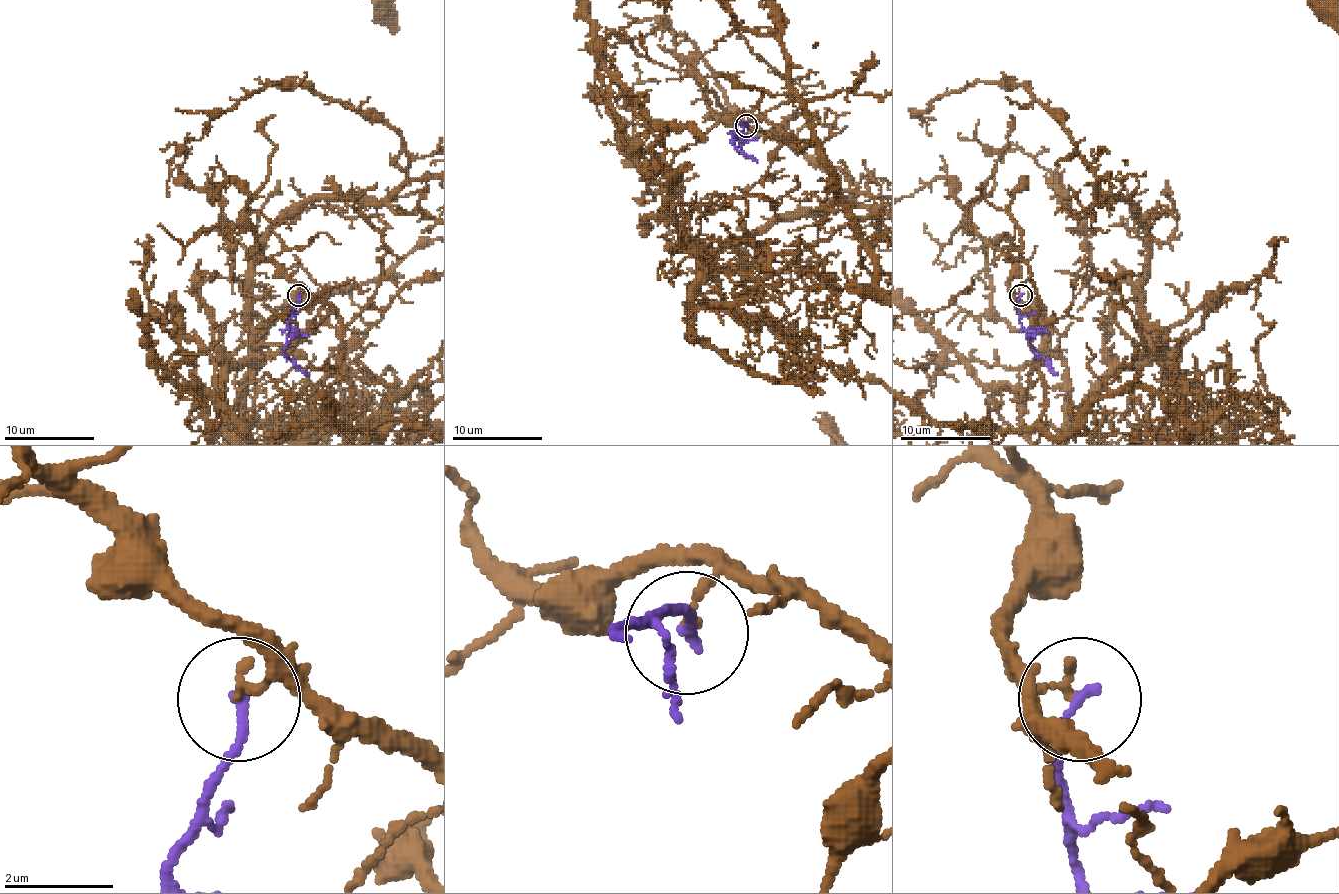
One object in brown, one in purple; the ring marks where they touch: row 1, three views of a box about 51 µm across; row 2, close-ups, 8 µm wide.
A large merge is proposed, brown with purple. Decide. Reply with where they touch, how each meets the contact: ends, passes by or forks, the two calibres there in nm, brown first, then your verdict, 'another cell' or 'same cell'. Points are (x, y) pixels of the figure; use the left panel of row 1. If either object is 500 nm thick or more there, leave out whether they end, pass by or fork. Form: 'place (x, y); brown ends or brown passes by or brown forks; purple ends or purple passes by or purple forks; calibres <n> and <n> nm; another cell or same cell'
place (298, 295); brown ends; purple ends; calibres 180 and 180 nm; another cell

